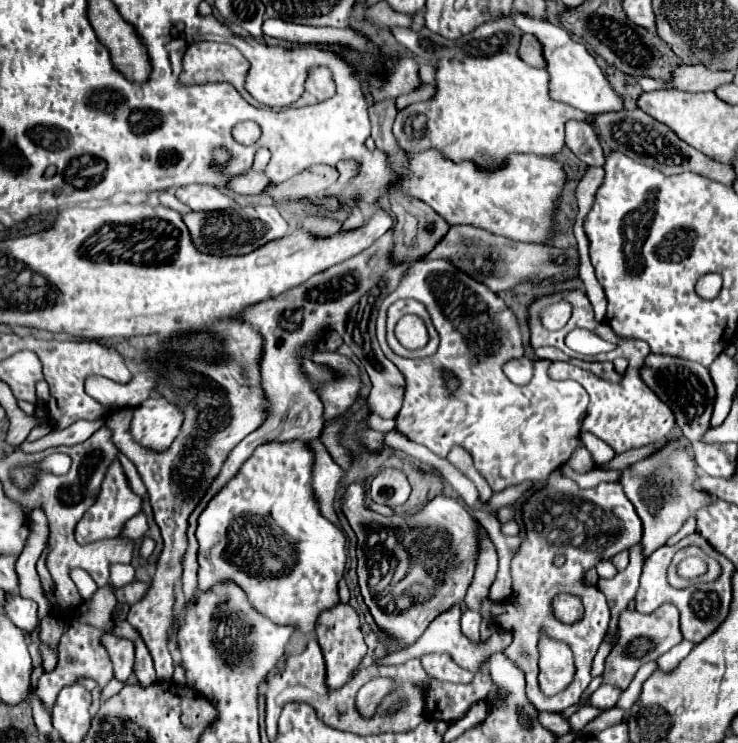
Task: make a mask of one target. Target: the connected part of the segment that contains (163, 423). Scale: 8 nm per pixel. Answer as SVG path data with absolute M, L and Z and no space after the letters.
M148 397L134 409L130 433L136 443L150 451L166 451L180 435L184 413L176 403Z

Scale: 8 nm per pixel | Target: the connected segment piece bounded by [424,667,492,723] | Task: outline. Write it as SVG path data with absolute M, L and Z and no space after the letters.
M484 667L470 685L452 685L452 683L440 683L432 681L430 689L426 691L426 713L428 717L442 719L446 723L460 719L476 701L486 699L490 693L492 683L488 669Z

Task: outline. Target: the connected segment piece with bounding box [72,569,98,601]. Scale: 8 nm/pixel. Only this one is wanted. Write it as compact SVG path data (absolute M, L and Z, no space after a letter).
M74 569L74 571L72 571L72 579L74 579L80 595L84 597L84 601L88 601L88 599L94 595L94 591L98 589L96 583L92 581L92 577L90 577L86 571L82 571L82 569Z

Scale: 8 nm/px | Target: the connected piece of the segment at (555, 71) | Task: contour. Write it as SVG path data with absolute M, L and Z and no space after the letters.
M510 13L506 17L512 19L512 23L522 33L534 33L538 43L542 45L542 55L546 59L546 71L550 75L548 87L550 87L552 99L558 99L558 101L588 114L623 110L623 99L620 99L620 95L616 95L610 89L610 85L608 85L602 69L596 65L594 57L586 51L586 47L582 43L572 41L568 31L564 31L558 25L548 23L546 19L534 19L534 17L522 15L522 13Z

